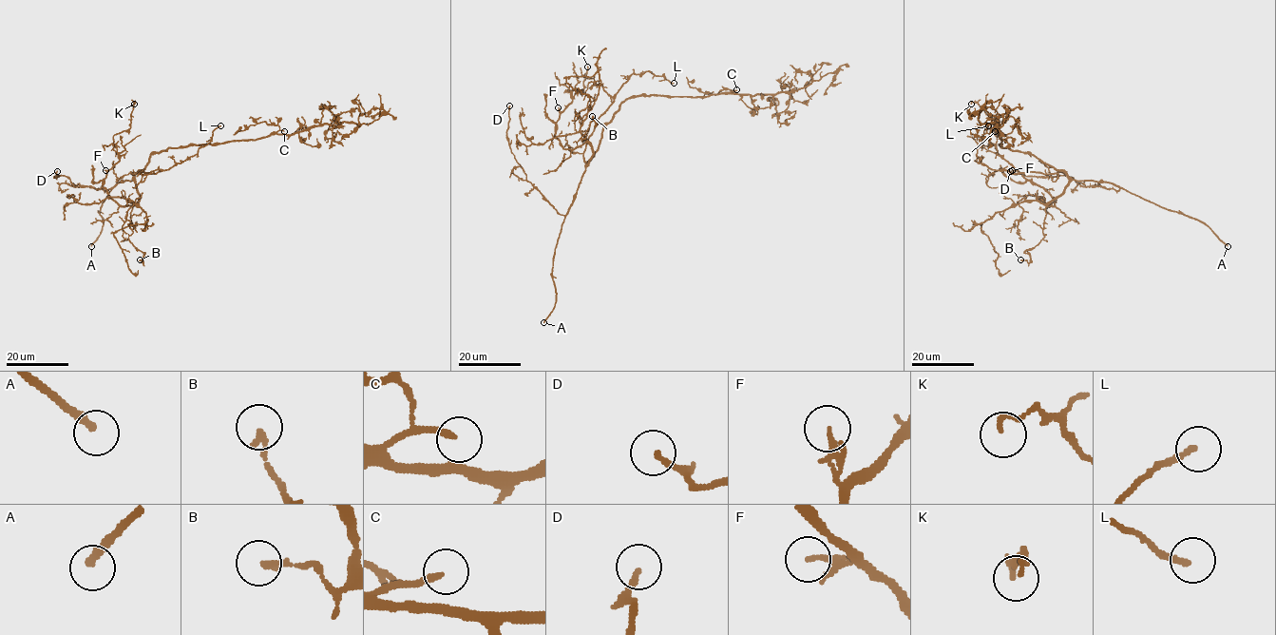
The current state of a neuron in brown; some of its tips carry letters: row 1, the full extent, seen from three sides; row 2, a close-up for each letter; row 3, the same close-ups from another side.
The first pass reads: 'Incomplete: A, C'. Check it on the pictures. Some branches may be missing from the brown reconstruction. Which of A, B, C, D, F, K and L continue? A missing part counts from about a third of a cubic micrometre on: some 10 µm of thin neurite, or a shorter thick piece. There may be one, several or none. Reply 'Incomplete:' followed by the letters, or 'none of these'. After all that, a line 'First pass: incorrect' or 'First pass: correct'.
Incomplete: A, C
First pass: correct

